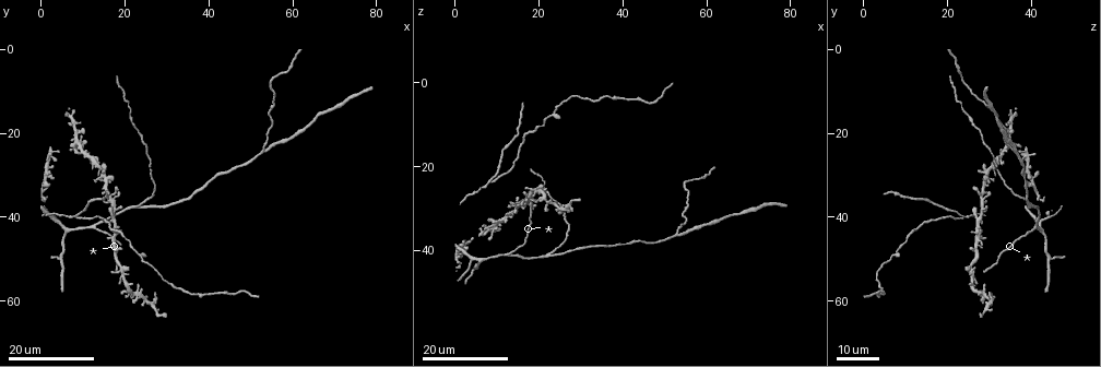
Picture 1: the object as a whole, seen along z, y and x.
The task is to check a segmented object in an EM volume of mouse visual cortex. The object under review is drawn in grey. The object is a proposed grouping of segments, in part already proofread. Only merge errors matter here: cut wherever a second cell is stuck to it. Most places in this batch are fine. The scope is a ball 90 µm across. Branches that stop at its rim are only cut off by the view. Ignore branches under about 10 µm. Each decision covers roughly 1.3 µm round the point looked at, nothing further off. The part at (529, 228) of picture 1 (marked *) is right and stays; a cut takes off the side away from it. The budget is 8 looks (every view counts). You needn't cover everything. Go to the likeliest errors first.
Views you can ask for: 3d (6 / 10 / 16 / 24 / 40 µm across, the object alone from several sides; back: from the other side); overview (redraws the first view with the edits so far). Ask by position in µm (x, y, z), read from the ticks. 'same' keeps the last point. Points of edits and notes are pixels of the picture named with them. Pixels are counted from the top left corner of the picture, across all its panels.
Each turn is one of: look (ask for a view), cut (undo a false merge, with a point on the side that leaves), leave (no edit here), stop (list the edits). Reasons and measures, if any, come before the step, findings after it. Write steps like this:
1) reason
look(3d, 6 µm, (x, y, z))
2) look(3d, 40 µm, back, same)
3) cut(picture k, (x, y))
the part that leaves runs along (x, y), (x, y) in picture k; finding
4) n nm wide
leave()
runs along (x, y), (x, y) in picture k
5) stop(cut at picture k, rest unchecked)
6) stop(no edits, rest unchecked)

two arms in line, one across
look(3d, 24 µm, (8.0, 40.0, 23.5))

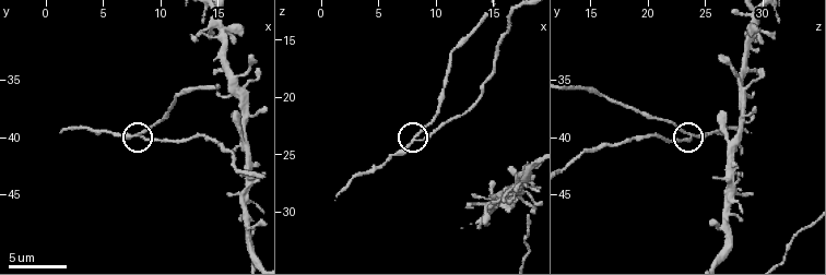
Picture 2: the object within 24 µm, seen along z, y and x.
look(3d, 10 µm, (8.4, 40.0, 23.8))

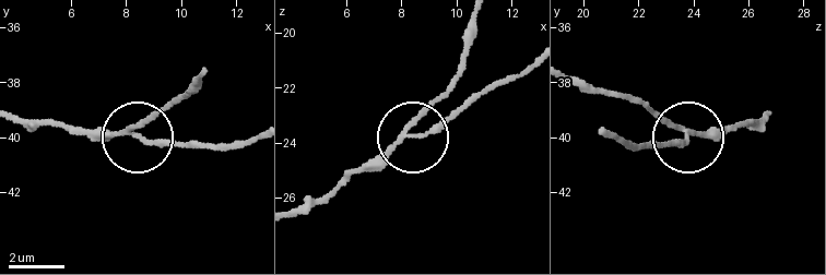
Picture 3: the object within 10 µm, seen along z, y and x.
160 nm wide
leave()
one cell here

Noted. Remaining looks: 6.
small branch off a trunk
look(3d, 16 µm, (23.5, 38.0, 40.5))

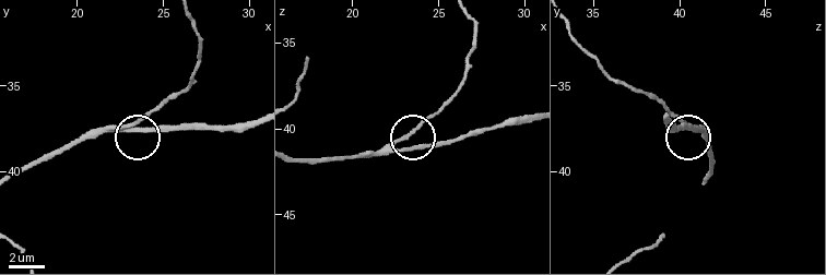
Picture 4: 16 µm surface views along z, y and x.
look(3d, 10 µm, (23.1, 37.2, 40.5))

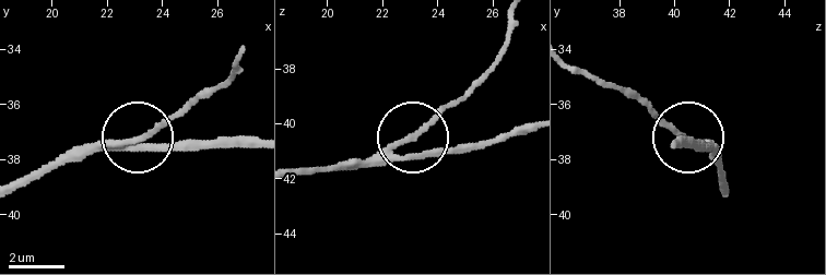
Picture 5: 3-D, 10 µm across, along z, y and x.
200 nm wide
leave()
runs along (721, 192), (719, 164), (647, 98) in picture 5; all the same cell

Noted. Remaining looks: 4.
arms part here
look(3d, 24 µm, (12.5, 42.0, 41.0))

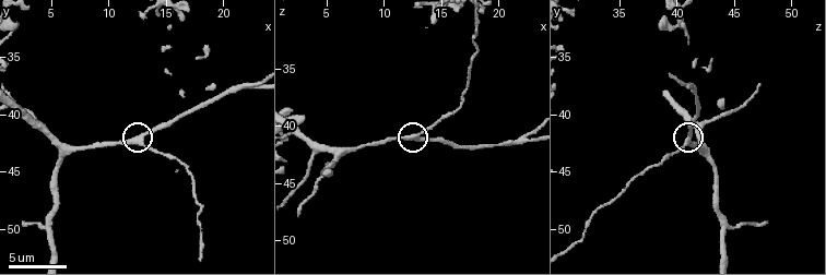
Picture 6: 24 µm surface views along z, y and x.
look(3d, 6 µm, (12.6, 42.2, 41.0))

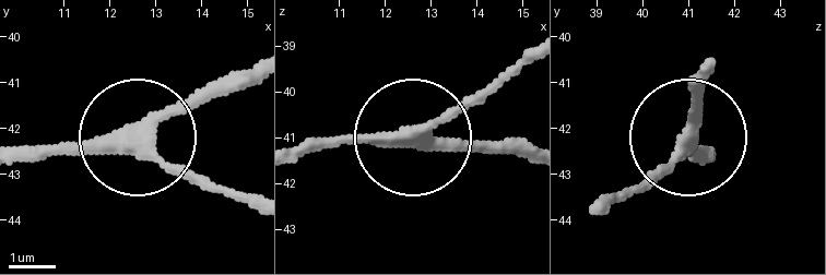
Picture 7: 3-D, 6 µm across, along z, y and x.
3 arms
leave()
runs along (521, 57), (427, 128), (298, 147) in picture 7; continuous, no second cell

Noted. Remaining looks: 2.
two arms in line, one across
look(3d, 24 µm, (52.5, 24.0, 35.5))

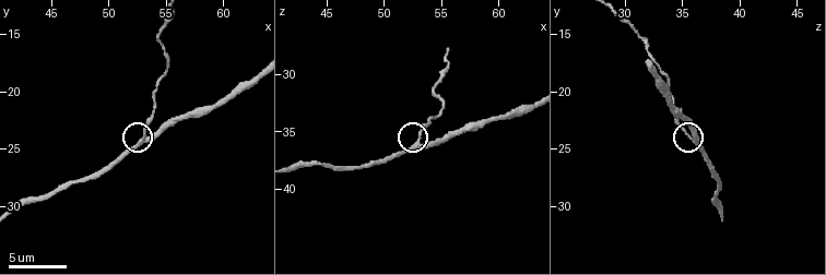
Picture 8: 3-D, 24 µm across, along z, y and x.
look(3d, 6 µm, (53.0, 24.2, 36.2))

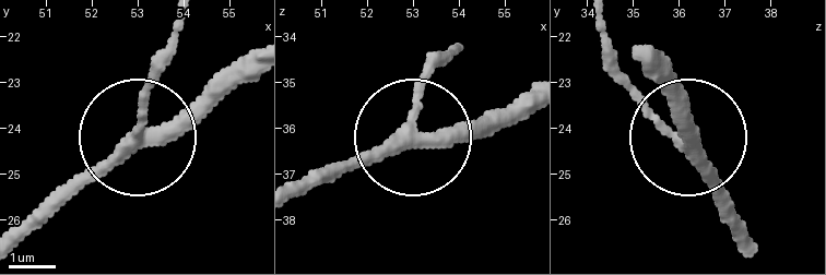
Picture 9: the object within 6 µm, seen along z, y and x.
3 arms
leave()
runs along (750, 250), (683, 136), (671, 70) in picture 9; continuous, no second cell

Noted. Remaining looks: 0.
stop(no edits, rest unchecked)

